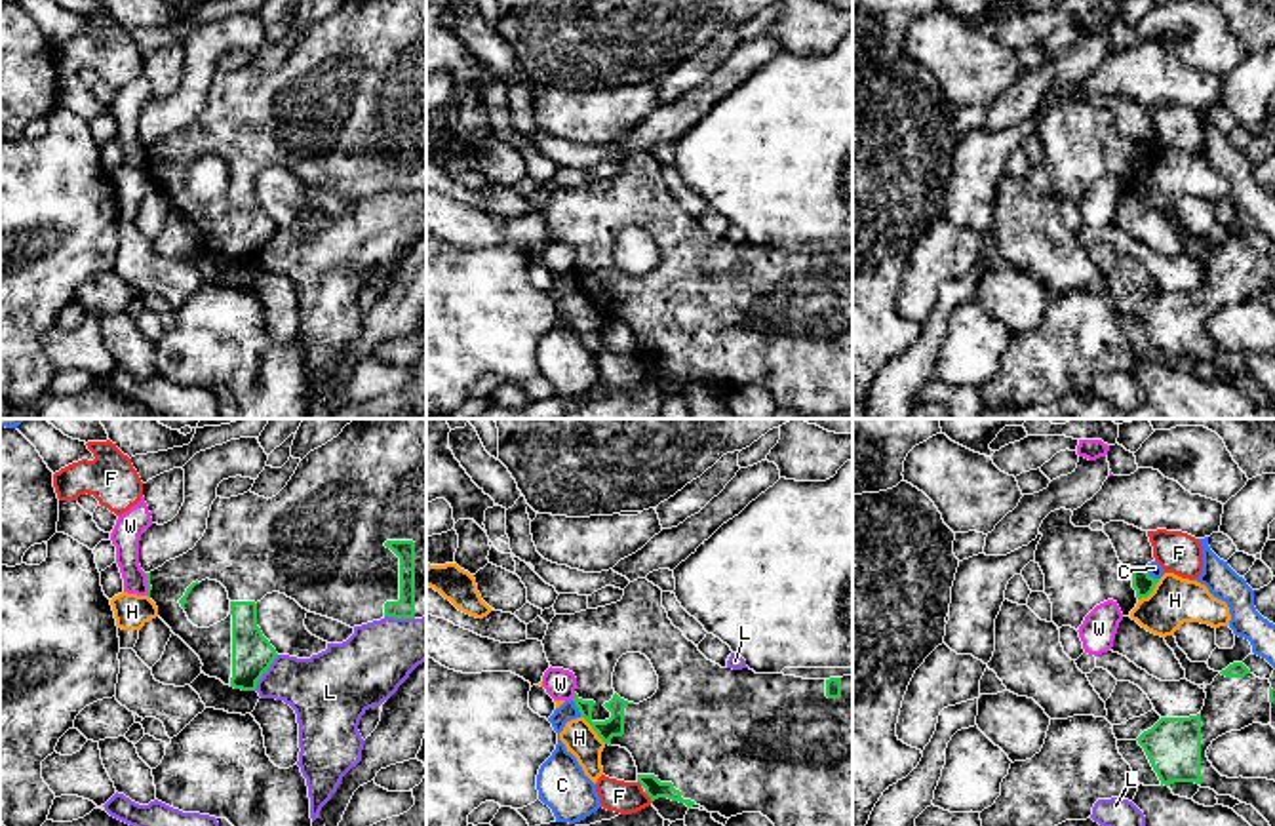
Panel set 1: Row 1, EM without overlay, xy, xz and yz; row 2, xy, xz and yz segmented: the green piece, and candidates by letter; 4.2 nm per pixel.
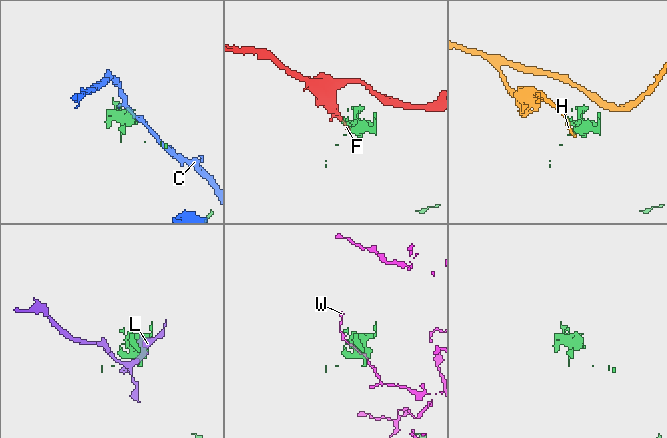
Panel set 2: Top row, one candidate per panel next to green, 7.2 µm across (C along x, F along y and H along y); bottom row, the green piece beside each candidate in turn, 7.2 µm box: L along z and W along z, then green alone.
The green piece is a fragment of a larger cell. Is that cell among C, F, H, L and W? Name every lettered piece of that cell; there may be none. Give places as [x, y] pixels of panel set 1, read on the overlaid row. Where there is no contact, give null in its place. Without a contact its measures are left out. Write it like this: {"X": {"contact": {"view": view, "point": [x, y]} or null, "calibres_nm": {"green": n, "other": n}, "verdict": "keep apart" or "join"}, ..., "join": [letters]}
{"C": {"contact": {"view": "yz", "point": [1148, 573]}, "calibres_nm": {"green": 90, "other": 60}, "verdict": "keep apart"}, "F": {"contact": {"view": "xz", "point": [649, 796]}, "calibres_nm": {"green": 80, "other": 140}, "verdict": "keep apart"}, "H": {"contact": {"view": "xz", "point": [592, 727]}, "calibres_nm": {"green": 80, "other": 140}, "verdict": "keep apart"}, "L": {"contact": {"view": "xy", "point": [265, 670]}, "calibres_nm": {"green": 180, "other": 280}, "verdict": "keep apart"}, "W": {"contact": {"view": "xz", "point": [573, 697]}, "calibres_nm": {"green": 80, "other": 130}, "verdict": "keep apart"}, "join": []}

